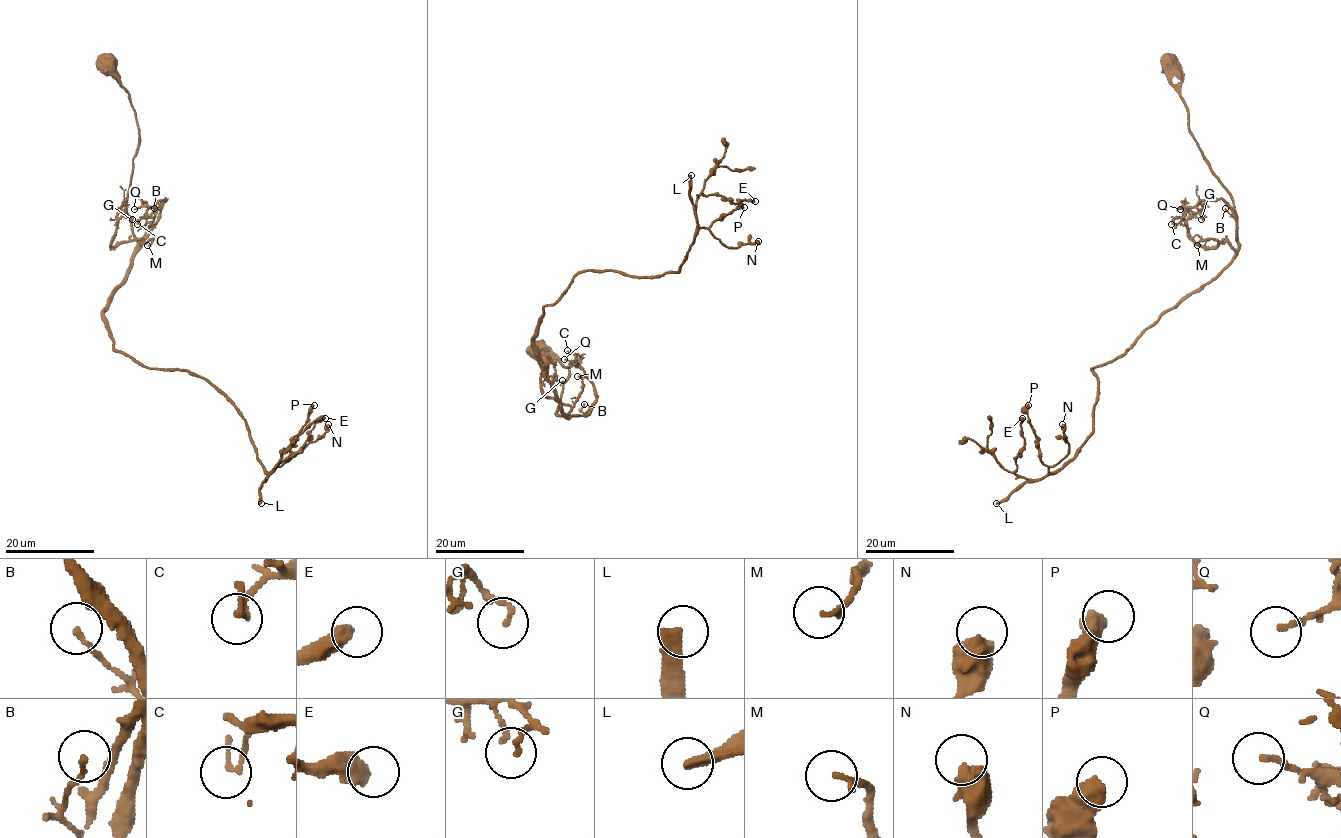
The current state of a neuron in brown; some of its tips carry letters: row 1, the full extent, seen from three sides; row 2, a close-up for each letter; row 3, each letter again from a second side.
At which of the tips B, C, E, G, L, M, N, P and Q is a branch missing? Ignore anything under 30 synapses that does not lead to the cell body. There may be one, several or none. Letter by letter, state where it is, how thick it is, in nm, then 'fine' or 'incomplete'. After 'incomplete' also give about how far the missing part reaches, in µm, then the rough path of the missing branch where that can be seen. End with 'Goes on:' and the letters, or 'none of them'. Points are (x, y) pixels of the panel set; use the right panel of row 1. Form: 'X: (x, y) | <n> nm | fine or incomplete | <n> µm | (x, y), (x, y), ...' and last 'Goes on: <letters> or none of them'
B: (1225, 208) | 140 nm | fine
C: (1171, 224) | 180 nm | fine
E: (1022, 418) | 500 nm | fine
G: (1201, 219) | 140 nm | fine
L: (996, 503) | 360 nm | incomplete | 50 µm
M: (1197, 245) | 170 nm | fine
N: (1062, 424) | 650 nm | fine
P: (1028, 405) | 500 nm | fine
Q: (1180, 209) | 160 nm | fine
Goes on: L

